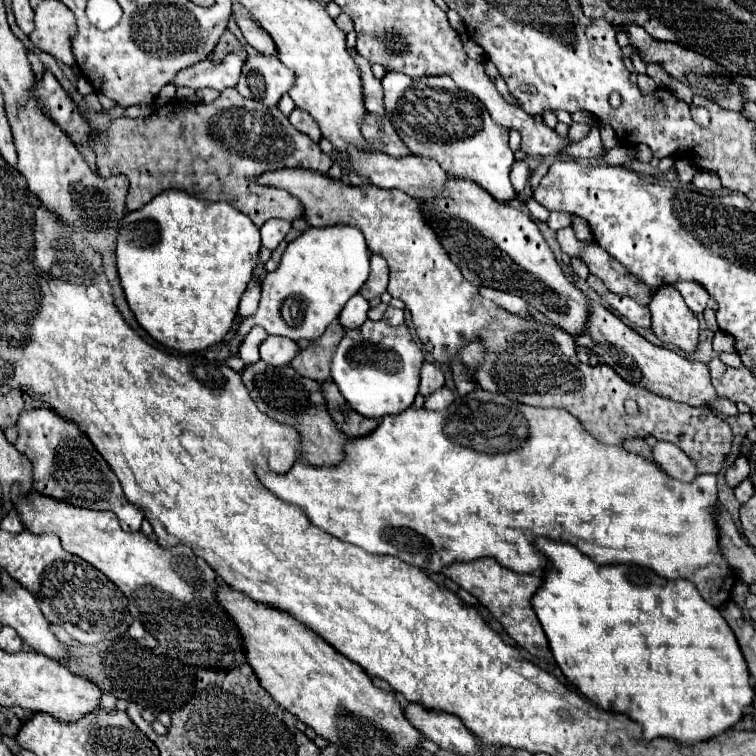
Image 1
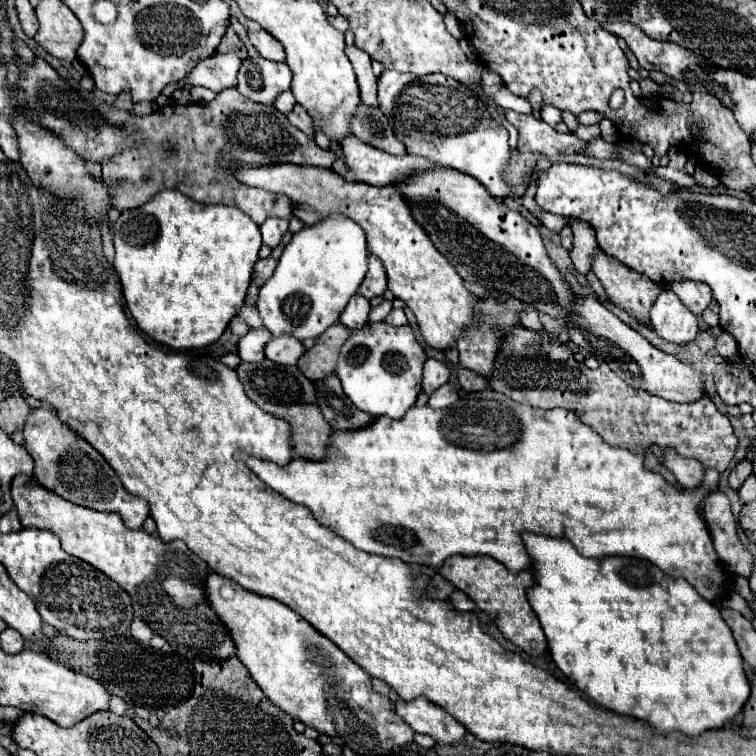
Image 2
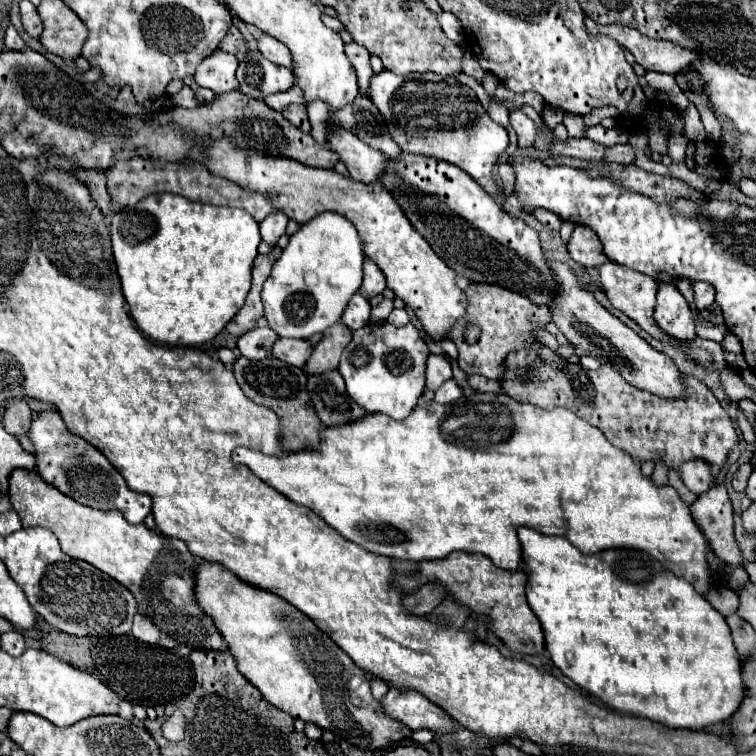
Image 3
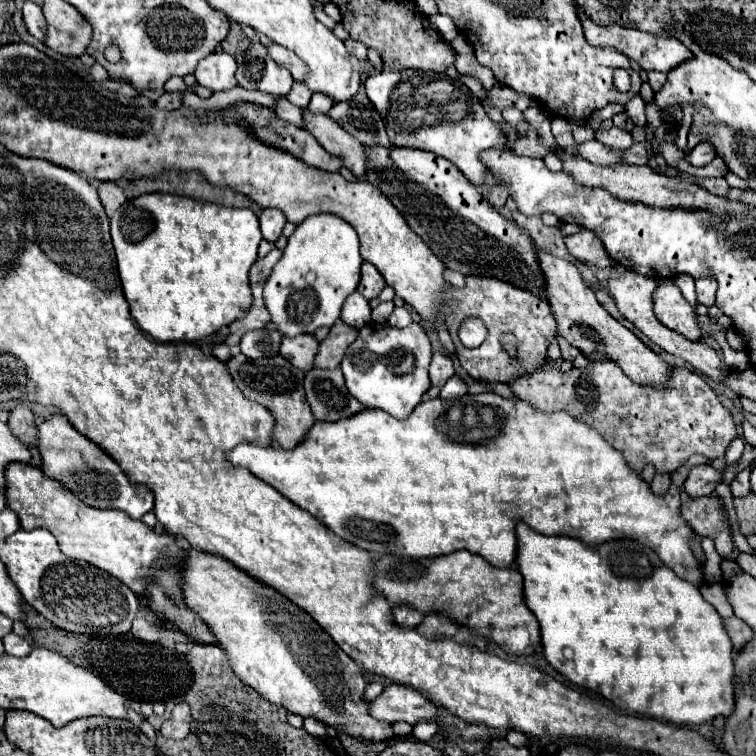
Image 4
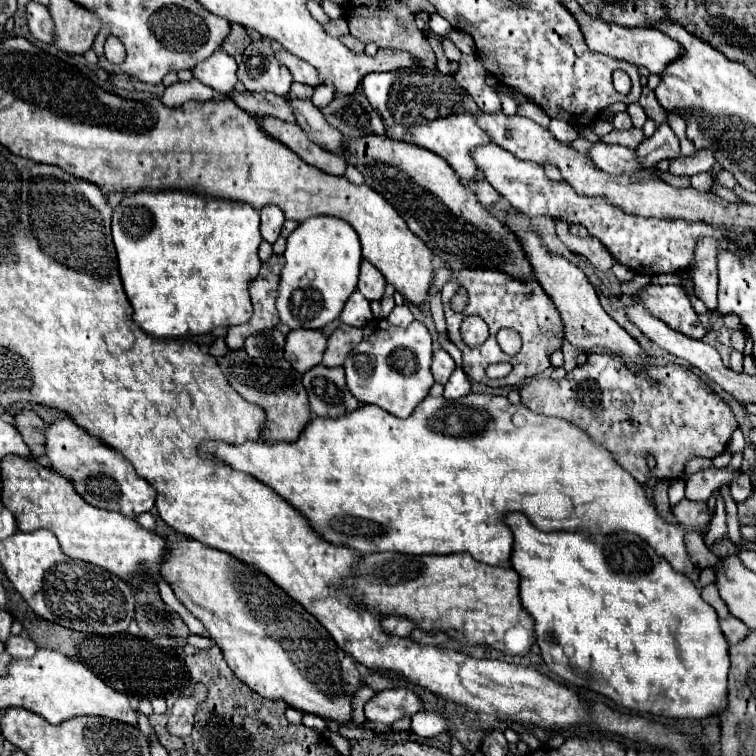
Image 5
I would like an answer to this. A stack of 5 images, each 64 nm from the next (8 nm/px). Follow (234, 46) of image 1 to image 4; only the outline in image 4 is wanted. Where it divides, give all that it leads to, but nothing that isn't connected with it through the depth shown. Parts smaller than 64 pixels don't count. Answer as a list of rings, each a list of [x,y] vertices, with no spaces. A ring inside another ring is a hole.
[[[232,22],[228,36],[222,40],[220,46],[222,46],[224,52],[228,52],[228,54],[232,54],[232,56],[238,56],[238,54],[242,54],[242,52],[248,50],[250,40],[248,40],[248,36],[242,32],[242,26],[236,24],[236,22]]]

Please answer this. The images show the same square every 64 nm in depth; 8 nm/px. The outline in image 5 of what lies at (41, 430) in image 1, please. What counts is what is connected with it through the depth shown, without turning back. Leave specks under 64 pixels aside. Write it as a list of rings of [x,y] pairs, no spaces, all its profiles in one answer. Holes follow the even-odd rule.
[[[68,416],[46,428],[46,456],[52,470],[66,476],[74,484],[76,492],[96,508],[114,510],[128,518],[136,518],[138,514],[150,512],[154,508],[156,490],[136,474],[132,464],[122,454],[90,436]]]

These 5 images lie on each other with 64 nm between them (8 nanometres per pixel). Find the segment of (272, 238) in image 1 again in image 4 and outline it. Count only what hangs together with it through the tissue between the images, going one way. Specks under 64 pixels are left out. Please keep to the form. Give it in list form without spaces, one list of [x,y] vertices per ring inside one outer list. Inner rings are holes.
[[[264,208],[260,214],[260,228],[262,228],[262,236],[268,242],[276,242],[282,234],[282,228],[286,224],[284,214],[278,208]]]

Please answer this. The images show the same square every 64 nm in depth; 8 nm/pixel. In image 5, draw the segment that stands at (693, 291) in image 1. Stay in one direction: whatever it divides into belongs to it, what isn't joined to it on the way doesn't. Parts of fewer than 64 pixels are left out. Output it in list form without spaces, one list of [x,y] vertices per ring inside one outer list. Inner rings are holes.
[[[702,238],[696,244],[696,256],[690,268],[686,268],[688,278],[694,284],[696,296],[706,304],[708,310],[716,310],[718,308],[718,300],[716,300],[716,292],[718,292],[718,266],[716,266],[716,258],[722,250],[728,252],[736,252],[736,246],[728,240],[712,240],[712,238]]]

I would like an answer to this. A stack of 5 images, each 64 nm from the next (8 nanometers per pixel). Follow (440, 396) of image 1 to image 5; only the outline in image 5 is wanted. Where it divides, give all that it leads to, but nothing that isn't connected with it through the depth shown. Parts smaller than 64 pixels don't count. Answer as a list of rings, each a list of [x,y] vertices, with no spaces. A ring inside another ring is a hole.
[[[456,368],[450,376],[450,380],[446,382],[446,388],[444,388],[444,396],[450,398],[450,400],[456,400],[456,398],[462,398],[462,396],[468,396],[470,394],[470,380],[466,378],[466,374],[462,372],[462,368]]]

